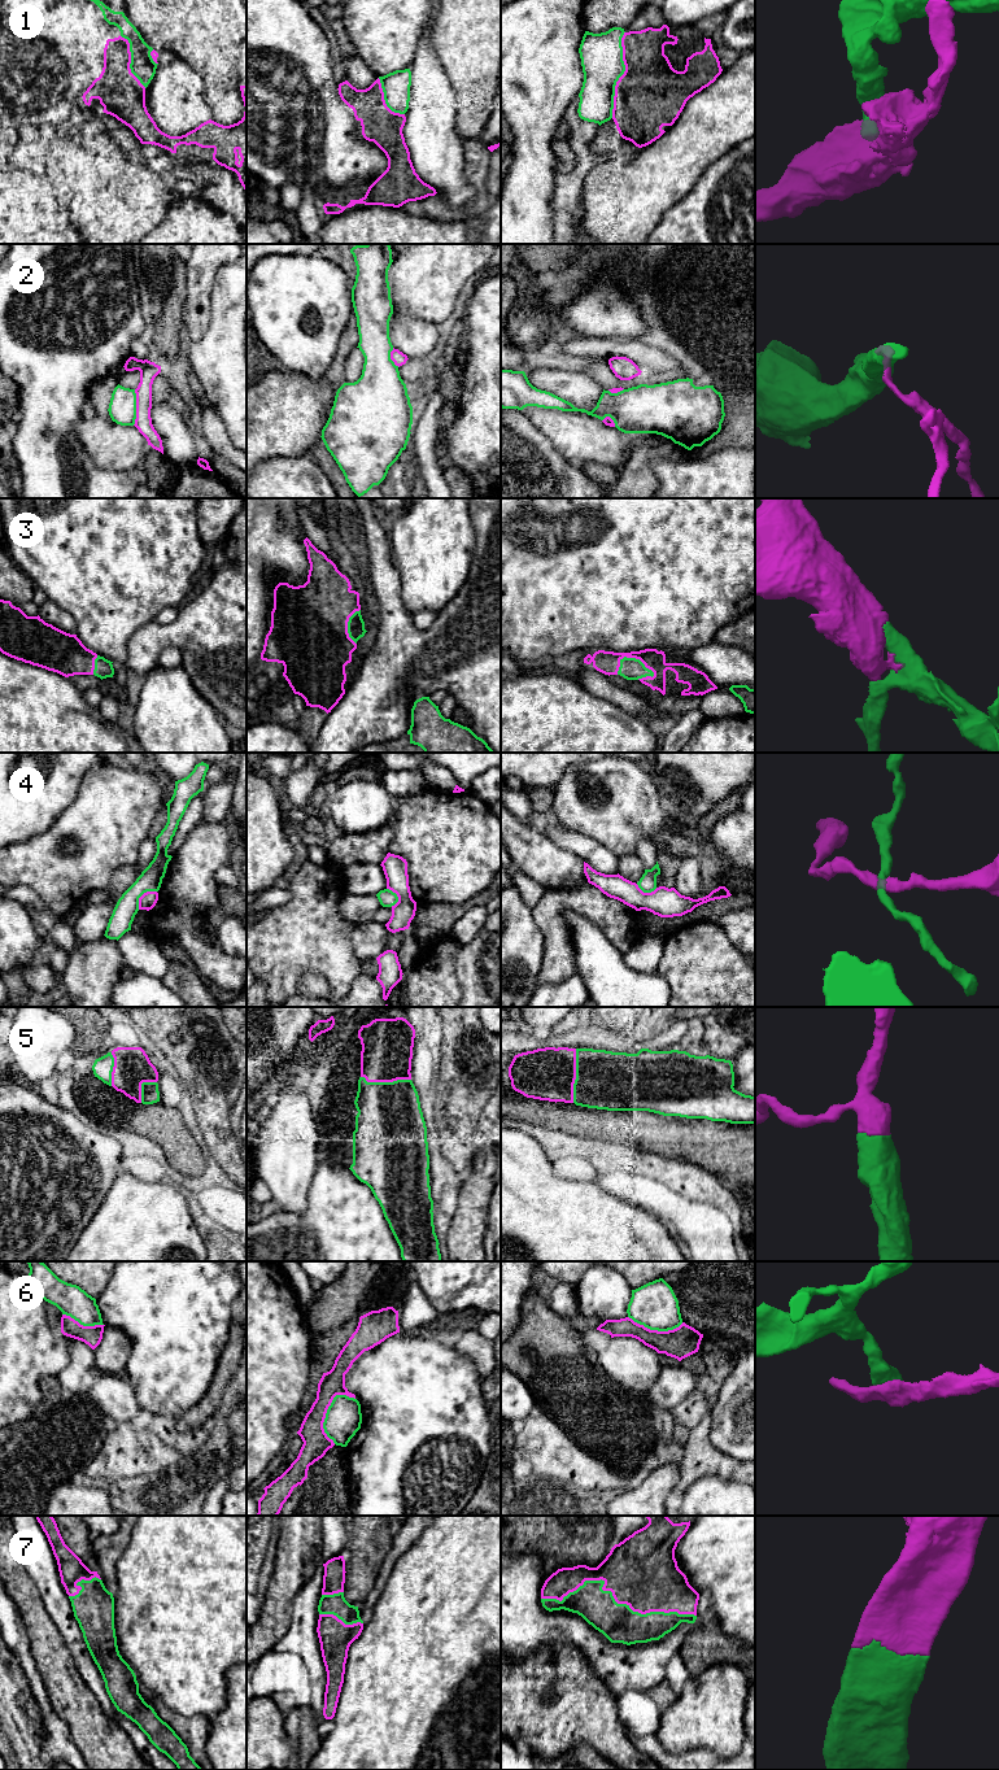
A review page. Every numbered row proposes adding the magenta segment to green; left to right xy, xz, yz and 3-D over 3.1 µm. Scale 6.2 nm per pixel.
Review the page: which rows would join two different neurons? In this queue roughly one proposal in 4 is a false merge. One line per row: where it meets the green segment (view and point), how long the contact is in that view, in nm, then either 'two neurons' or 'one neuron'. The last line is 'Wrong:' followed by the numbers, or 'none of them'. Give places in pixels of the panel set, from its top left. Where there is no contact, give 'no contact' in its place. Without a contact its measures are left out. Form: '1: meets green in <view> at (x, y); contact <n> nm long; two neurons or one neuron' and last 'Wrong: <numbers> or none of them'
1: meets green in yz at (623, 73); contact 550 nm long; two neurons
2: meets green in xy at (135, 408); contact 220 nm long; two neurons
3: meets green in yz at (631, 658); contact 240 nm long; one neuron
4: meets green in xy at (142, 894); contact 170 nm long; two neurons
5: meets green in yz at (576, 1076); contact 340 nm long; one neuron
6: meets green in xz at (326, 1415); contact 320 nm long; two neurons
7: meets green in yz at (613, 1598); contact 950 nm long; one neuron
Wrong: 1, 2, 4, 6

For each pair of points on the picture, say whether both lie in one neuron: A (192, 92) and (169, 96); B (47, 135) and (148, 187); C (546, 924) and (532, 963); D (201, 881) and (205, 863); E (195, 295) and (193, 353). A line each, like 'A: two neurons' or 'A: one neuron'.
A: one neuron
B: two neurons
C: two neurons
D: one neuron
E: two neurons

